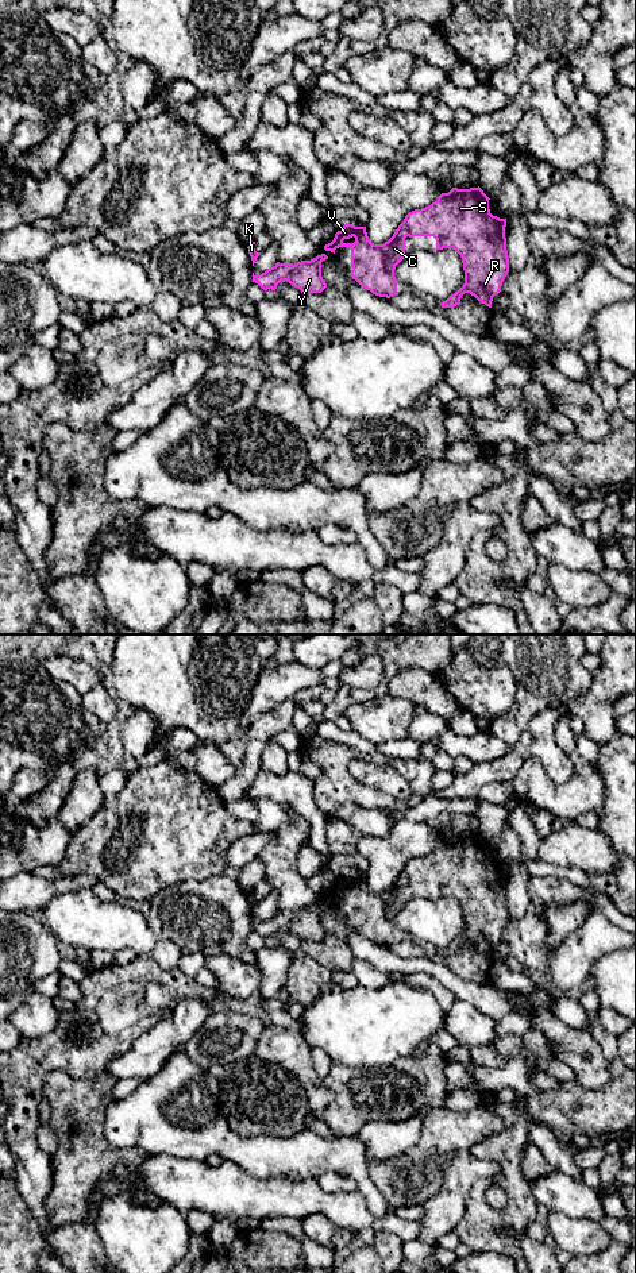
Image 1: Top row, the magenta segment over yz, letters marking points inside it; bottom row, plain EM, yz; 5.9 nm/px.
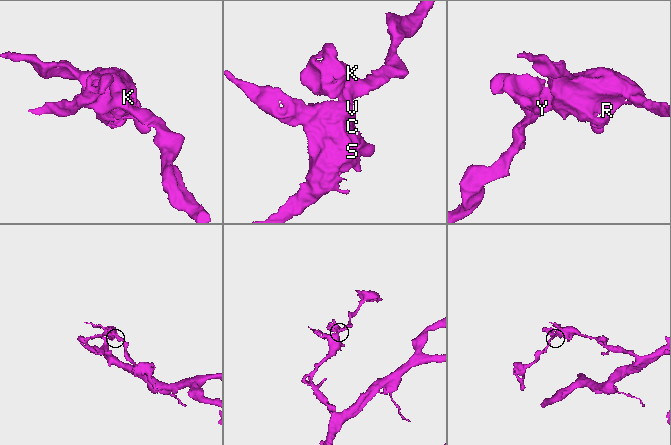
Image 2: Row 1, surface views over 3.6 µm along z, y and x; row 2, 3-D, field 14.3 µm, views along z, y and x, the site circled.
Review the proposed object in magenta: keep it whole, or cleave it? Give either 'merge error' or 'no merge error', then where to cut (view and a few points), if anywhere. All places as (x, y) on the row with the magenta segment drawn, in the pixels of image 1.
no merge error; cut none

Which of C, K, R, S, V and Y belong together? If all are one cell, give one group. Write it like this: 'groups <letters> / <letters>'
groups C K R S V Y

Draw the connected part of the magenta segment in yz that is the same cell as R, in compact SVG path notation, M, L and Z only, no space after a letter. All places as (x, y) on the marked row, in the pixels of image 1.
M479 186L470 189L452 188L448 193L442 193L431 205L409 212L393 236L383 244L371 243L366 227L346 223L335 234L334 240L324 246L324 250L335 254L339 247L350 247L352 279L373 294L390 298L397 294L394 270L405 256L405 238L433 236L436 250L454 248L460 255L465 270L463 286L443 301L442 308L459 305L465 293L470 293L492 308L493 297L501 292L502 282L509 273L509 258L505 238L506 219L490 213L489 200Z

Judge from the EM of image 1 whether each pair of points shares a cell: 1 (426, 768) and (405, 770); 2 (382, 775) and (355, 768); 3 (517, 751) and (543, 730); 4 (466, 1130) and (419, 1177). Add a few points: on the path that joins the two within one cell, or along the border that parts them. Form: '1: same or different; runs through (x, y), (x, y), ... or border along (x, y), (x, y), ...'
1: same; runs through (420, 770), (411, 770)
2: same; runs through (376, 775), (362, 770)
3: same; runs through (524, 748), (538, 737)
4: same; runs through (454, 1140), (428, 1165)

